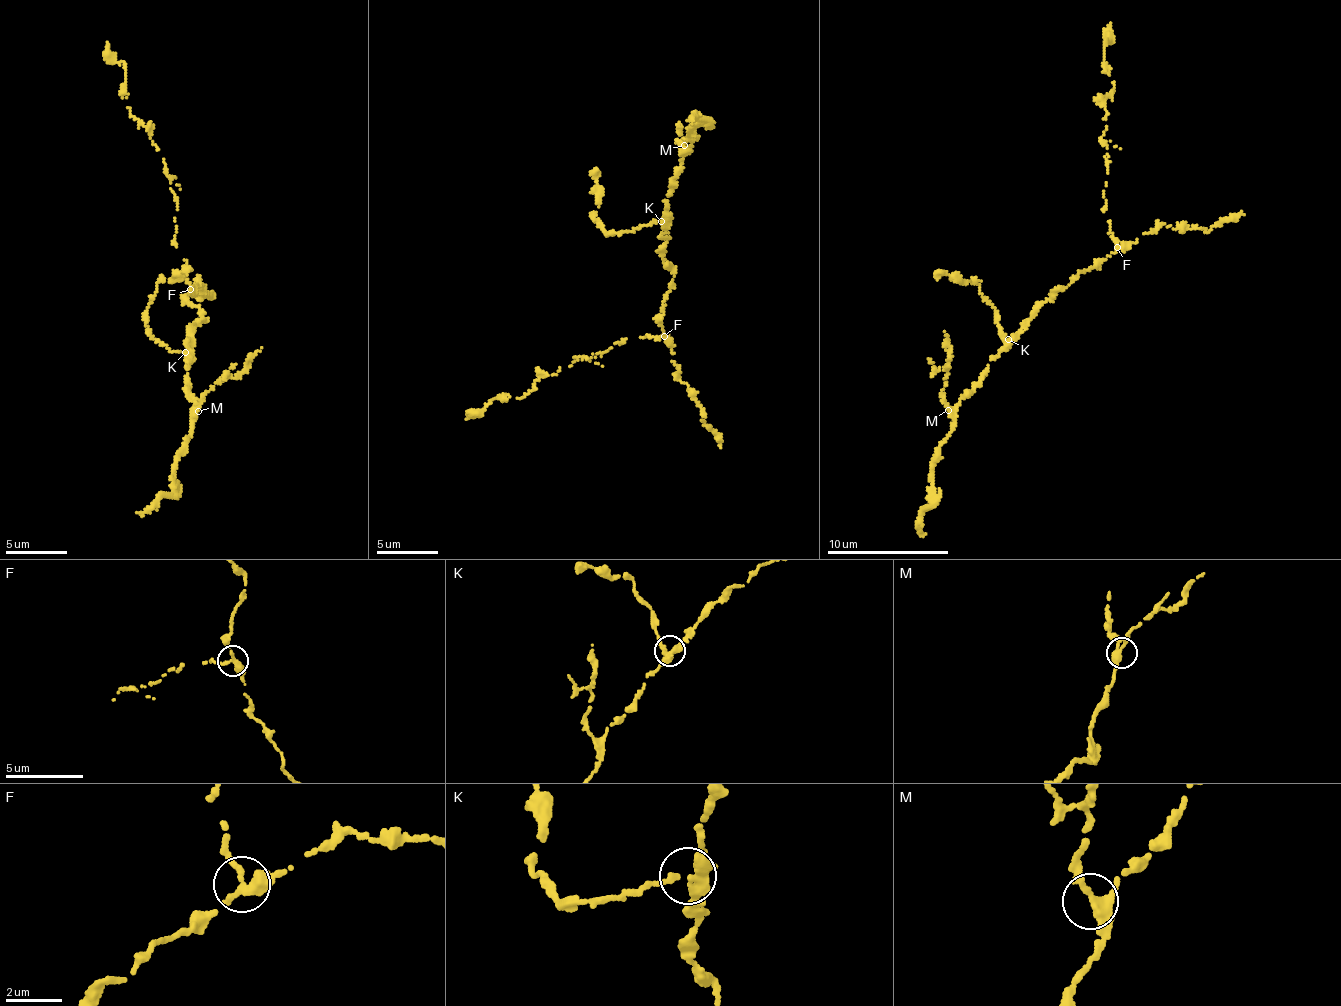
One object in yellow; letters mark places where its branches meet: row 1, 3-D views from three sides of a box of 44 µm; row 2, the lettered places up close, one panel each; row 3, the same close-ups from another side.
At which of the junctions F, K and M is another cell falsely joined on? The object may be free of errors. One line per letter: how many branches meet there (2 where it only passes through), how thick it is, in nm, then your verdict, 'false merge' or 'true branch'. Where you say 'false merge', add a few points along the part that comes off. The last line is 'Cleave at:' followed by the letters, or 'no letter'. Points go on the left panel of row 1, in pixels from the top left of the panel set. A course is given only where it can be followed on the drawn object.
F: 3 | 280 nm | false merge | (190, 288), (186, 263), (176, 247), (177, 198), (150, 129), (130, 114), (125, 67), (107, 51), (107, 42)
K: 3 | 340 nm | true branch
M: 3 | 320 nm | true branch
Cleave at: F

